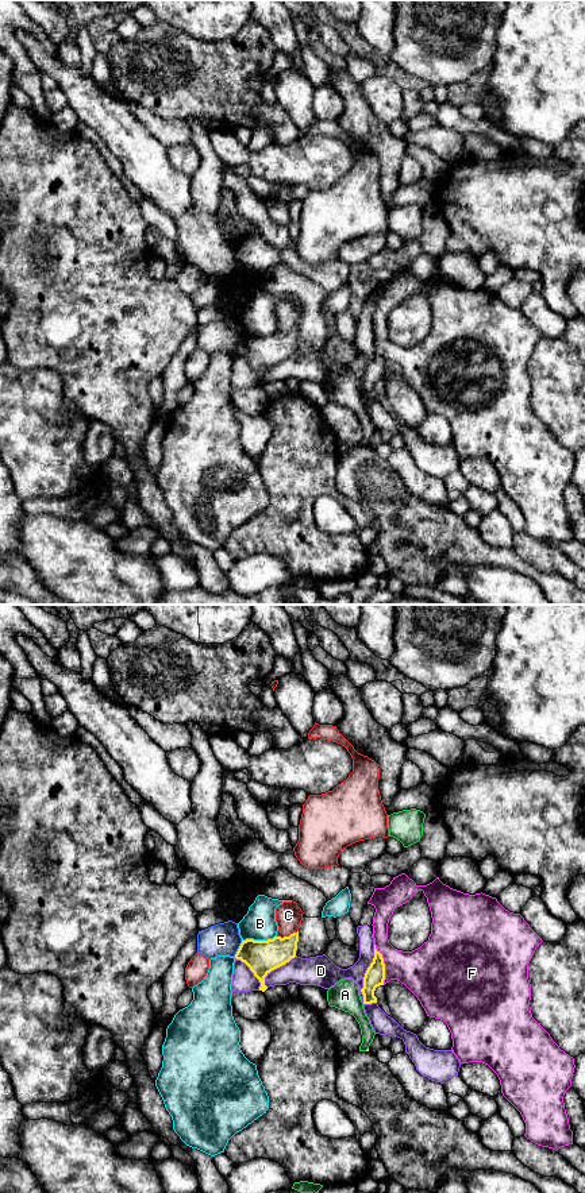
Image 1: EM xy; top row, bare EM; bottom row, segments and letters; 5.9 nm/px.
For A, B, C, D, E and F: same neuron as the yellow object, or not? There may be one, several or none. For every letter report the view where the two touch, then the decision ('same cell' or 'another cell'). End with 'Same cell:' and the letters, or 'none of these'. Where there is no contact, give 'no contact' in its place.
A: no contact | another cell
B: xy | another cell
C: xy | another cell
D: xy | another cell
E: xy | another cell
F: xy | another cell
Same cell: none of these

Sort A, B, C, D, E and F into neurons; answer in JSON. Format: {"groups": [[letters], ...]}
{"groups": [["A"], ["B"], ["C"], ["D"], ["E"], ["F"]]}

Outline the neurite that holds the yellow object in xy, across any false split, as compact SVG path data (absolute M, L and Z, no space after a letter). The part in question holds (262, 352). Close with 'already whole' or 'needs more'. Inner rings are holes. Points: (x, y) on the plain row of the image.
M299 327L289 332L274 332L268 336L242 336L235 354L245 358L259 375L259 386L265 387L265 372L274 364L296 352Z; already whole

